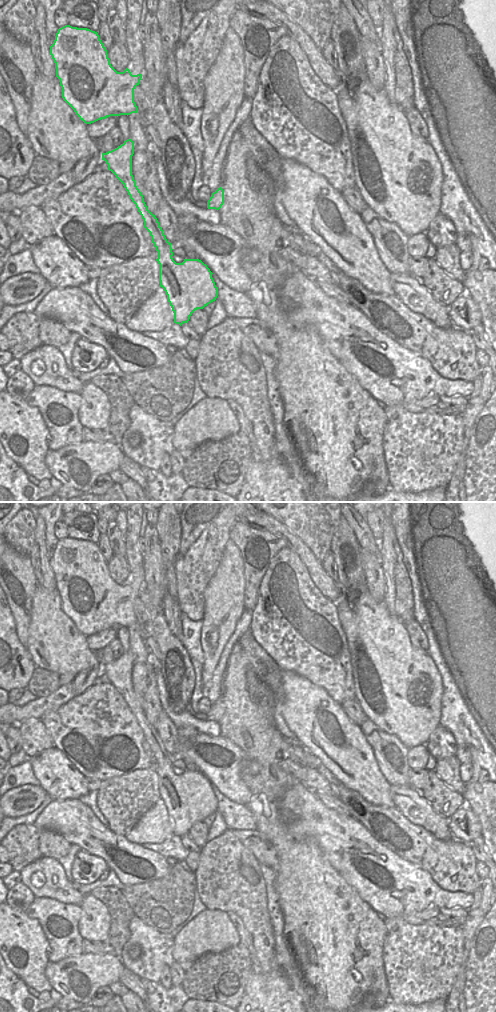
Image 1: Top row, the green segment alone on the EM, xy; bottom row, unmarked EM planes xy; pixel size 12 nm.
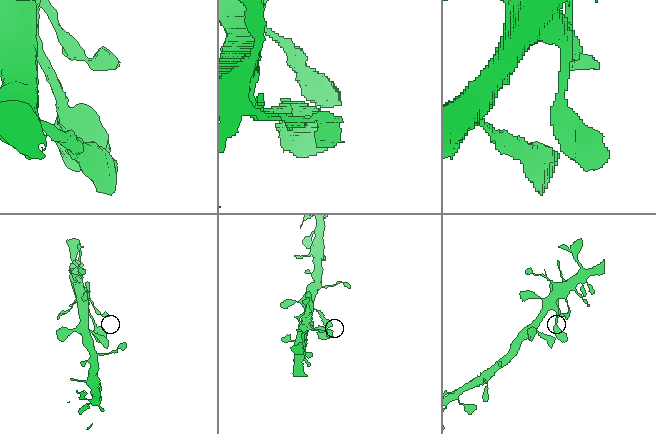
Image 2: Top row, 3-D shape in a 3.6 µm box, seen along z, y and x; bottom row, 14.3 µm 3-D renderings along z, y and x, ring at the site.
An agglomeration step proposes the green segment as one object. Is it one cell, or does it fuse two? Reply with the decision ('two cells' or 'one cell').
two cells

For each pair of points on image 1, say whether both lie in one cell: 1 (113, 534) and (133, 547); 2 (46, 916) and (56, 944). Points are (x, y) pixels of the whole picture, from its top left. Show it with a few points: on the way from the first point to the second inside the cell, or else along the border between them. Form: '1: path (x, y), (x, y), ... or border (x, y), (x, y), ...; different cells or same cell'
1: border (124, 542), (125, 557); different cells
2: path (45, 923), (46, 930), (53, 937); same cell

